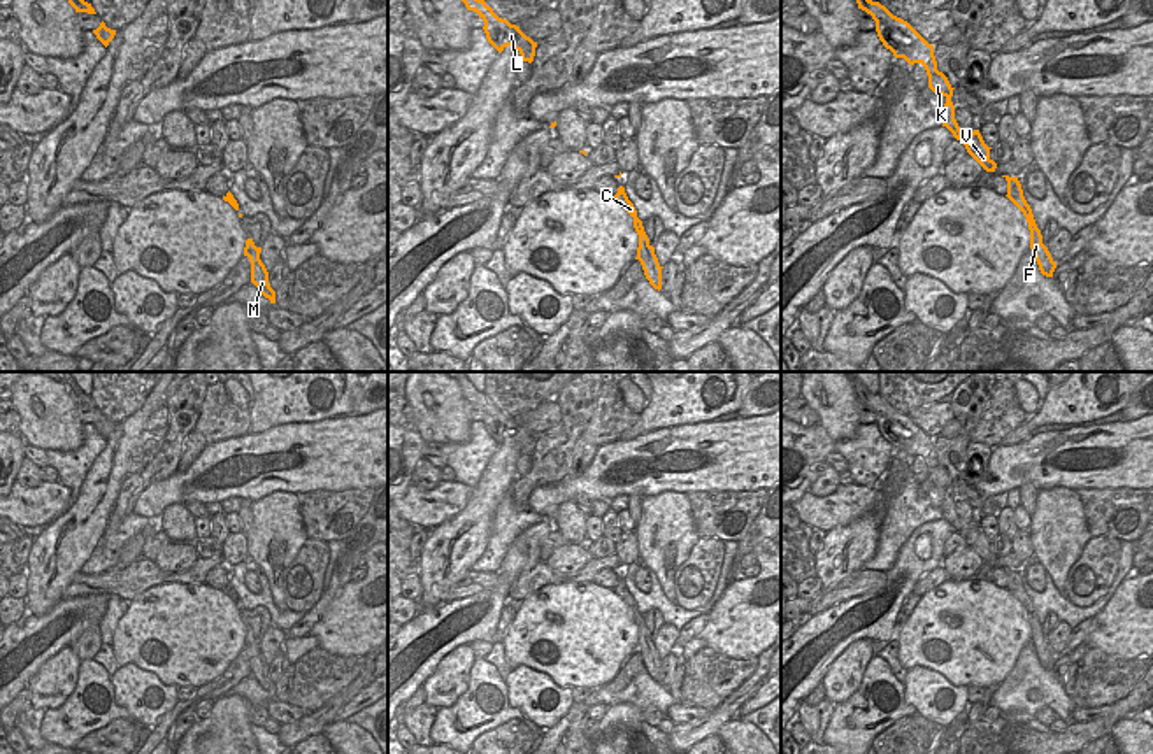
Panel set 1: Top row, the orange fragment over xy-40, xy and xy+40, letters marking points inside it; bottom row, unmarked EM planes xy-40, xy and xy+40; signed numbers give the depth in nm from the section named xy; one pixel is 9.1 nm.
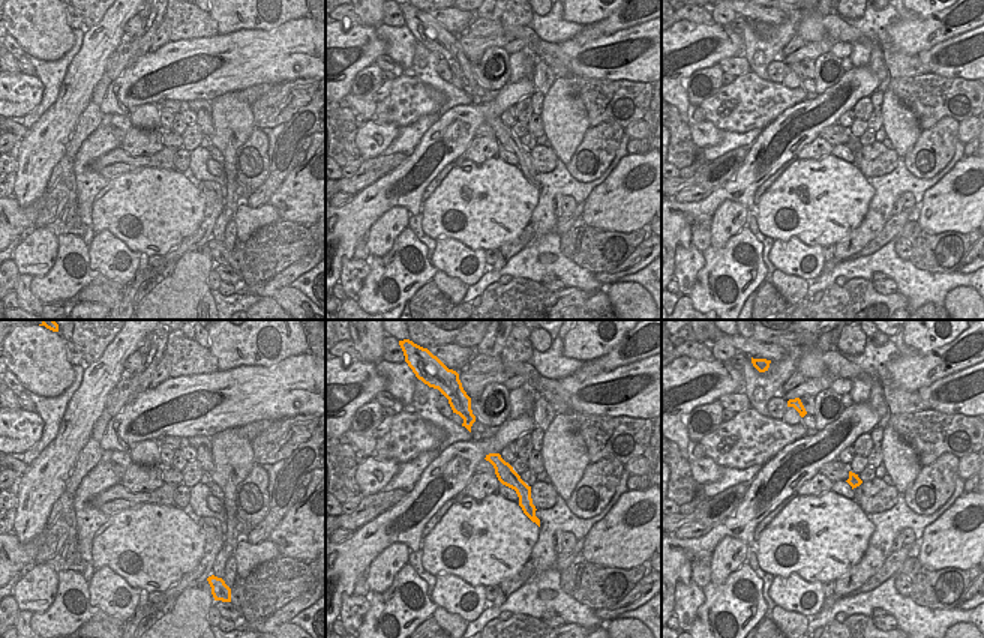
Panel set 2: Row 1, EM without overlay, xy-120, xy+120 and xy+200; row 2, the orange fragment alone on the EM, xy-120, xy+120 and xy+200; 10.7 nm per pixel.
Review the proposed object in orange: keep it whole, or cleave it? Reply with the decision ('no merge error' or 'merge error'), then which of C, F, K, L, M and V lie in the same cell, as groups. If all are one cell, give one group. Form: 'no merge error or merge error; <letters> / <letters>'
no merge error; C F K L M V

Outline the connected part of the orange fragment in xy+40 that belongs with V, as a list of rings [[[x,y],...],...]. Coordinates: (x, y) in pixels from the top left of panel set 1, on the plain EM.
[[[851,377],[858,402],[865,403],[876,414],[876,424],[879,433],[886,442],[893,445],[895,451],[904,451],[909,458],[921,456],[928,468],[928,480],[935,487],[946,491],[944,501],[941,505],[942,519],[946,519],[956,533],[960,533],[967,545],[986,563],[995,565],[997,556],[990,551],[990,542],[979,523],[963,528],[956,512],[955,498],[951,494],[953,479],[948,470],[937,463],[937,454],[934,449],[934,438],[928,437],[907,414],[893,409],[879,395],[872,395],[867,388]]]

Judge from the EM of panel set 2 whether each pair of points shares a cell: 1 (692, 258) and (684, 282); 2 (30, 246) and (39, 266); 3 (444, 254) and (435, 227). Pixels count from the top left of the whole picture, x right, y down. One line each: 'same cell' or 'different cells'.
1: same cell
2: same cell
3: different cells

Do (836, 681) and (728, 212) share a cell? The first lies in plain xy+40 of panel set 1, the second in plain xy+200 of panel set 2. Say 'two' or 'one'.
one

